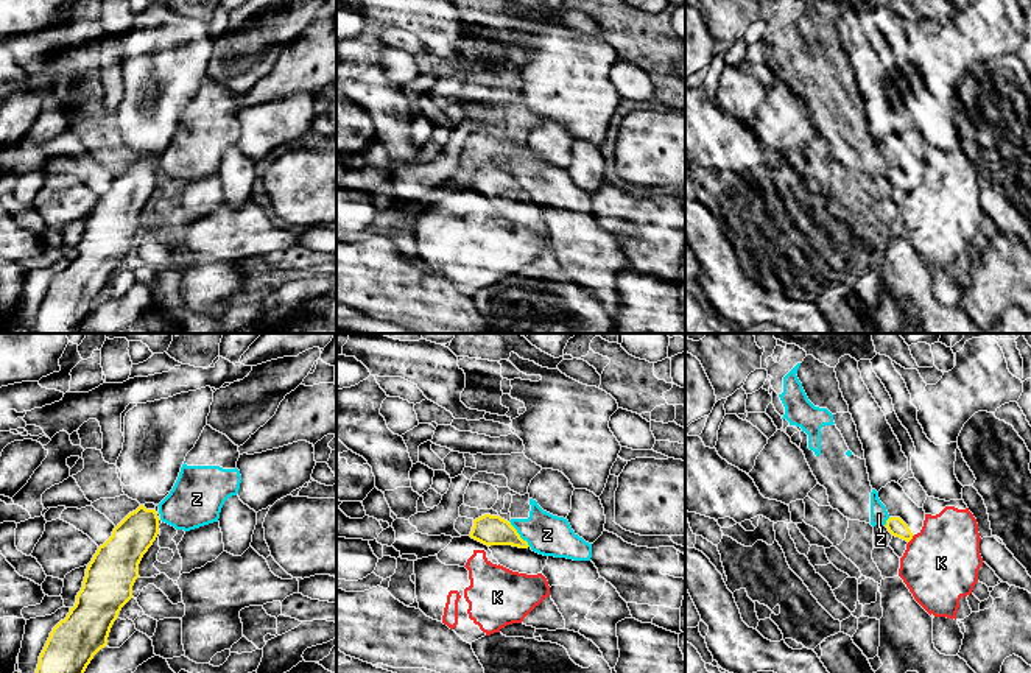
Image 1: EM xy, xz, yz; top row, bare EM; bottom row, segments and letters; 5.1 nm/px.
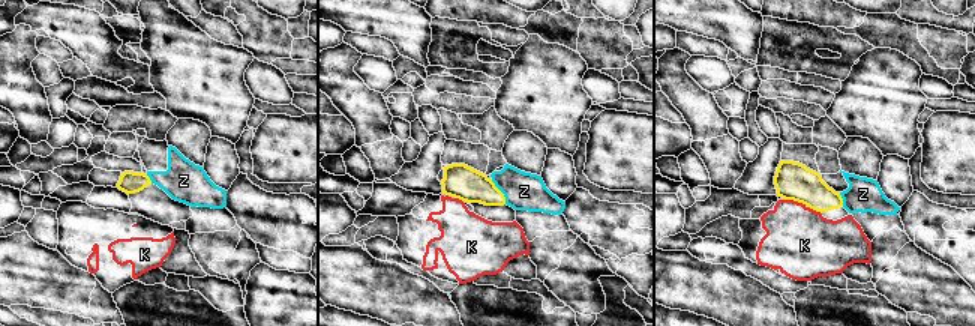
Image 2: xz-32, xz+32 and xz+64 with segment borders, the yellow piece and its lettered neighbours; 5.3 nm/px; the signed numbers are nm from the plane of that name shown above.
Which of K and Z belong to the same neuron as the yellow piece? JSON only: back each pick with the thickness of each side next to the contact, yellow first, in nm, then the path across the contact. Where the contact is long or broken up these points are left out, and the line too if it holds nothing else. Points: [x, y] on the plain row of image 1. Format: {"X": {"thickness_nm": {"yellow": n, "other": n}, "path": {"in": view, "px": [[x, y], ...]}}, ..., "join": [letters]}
{"join": []}

